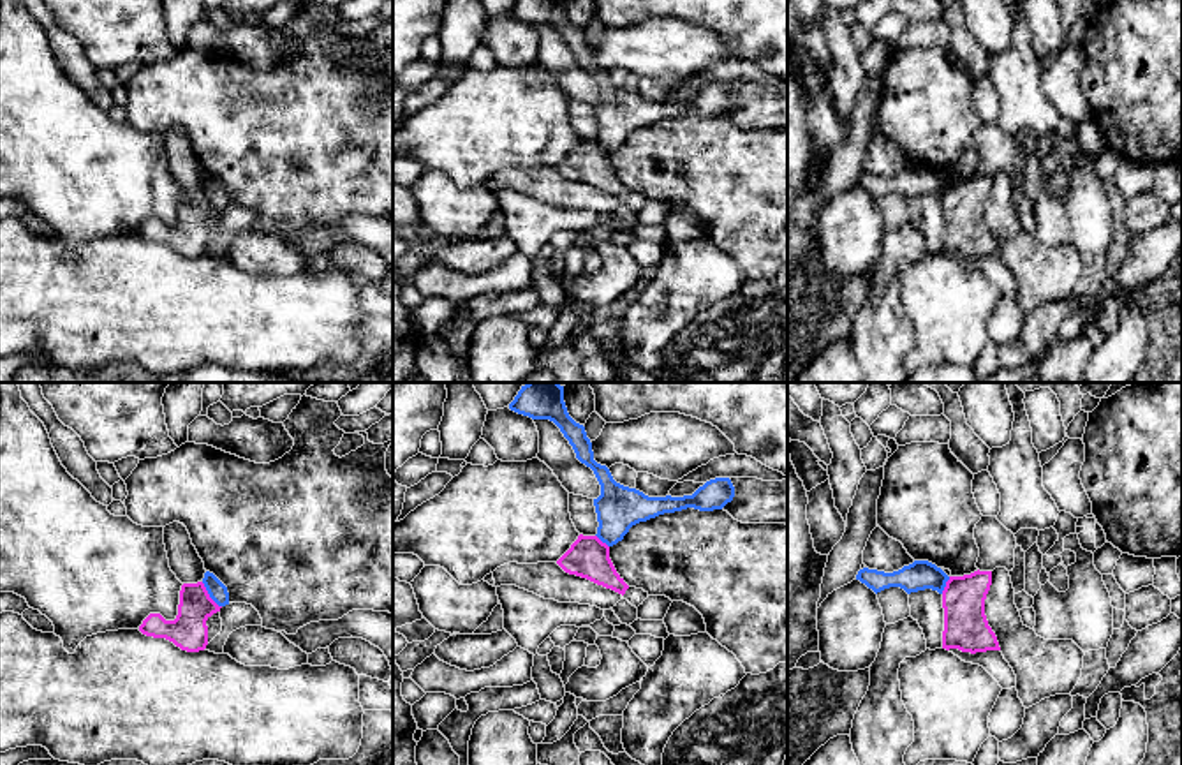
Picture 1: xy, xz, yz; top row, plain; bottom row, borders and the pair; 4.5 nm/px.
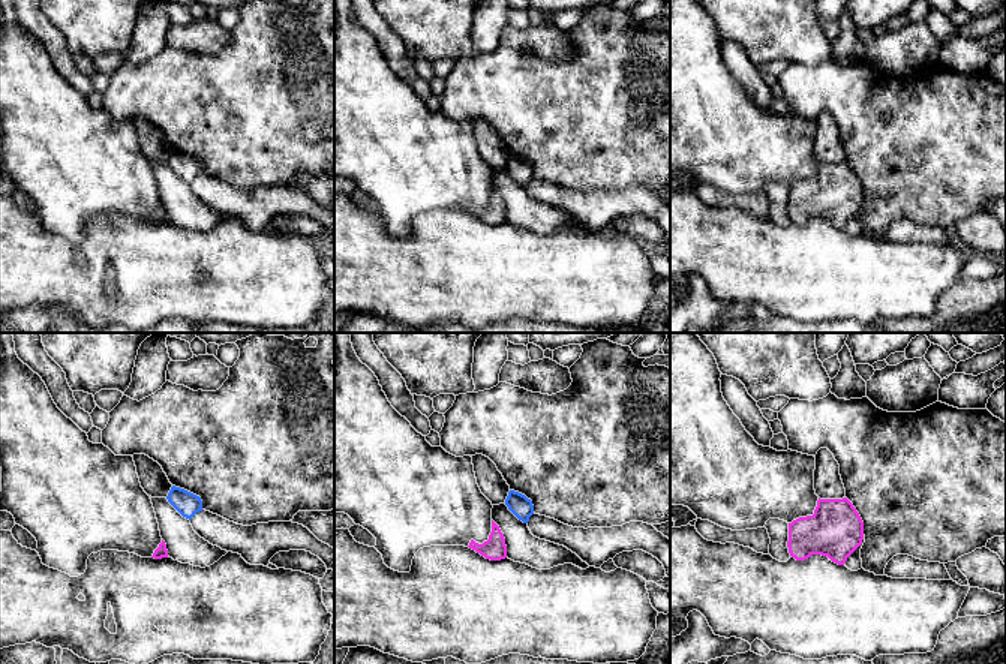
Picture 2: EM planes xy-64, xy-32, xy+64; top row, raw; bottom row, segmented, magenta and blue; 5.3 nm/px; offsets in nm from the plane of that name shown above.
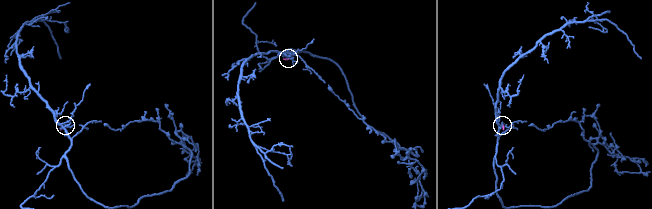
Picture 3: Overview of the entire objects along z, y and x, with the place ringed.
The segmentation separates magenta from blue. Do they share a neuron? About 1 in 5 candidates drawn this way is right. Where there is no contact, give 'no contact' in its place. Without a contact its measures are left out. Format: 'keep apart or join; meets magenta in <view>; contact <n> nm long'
keep apart; meets magenta in xy; contact 150 nm long

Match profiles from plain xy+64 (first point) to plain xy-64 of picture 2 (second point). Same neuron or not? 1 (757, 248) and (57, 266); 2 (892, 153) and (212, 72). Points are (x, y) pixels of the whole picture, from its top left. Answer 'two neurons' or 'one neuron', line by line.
1: one neuron
2: one neuron

